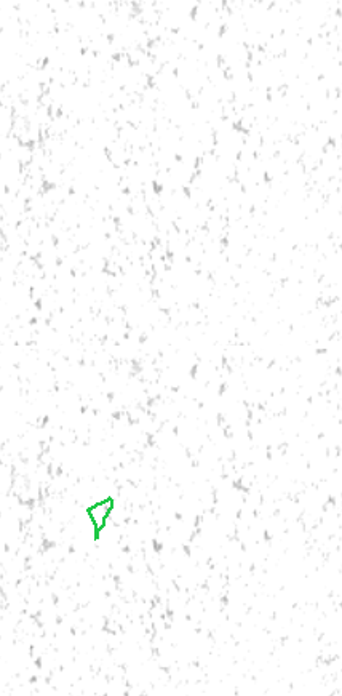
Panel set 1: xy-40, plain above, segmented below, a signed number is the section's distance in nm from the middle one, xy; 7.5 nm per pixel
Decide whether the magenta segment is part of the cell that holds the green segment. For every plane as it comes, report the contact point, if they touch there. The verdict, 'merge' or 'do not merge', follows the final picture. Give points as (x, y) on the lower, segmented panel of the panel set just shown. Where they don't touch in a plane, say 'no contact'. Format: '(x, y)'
no contact

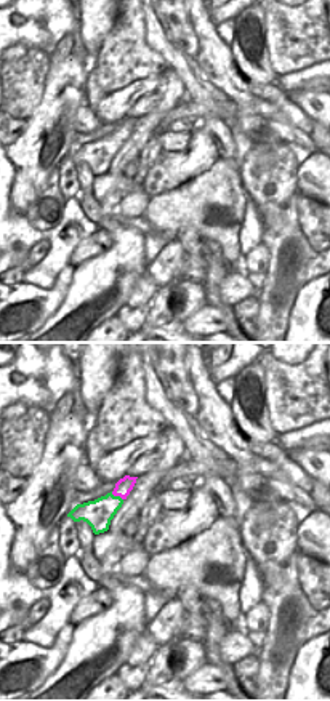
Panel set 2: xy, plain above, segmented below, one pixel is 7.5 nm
(117, 496)

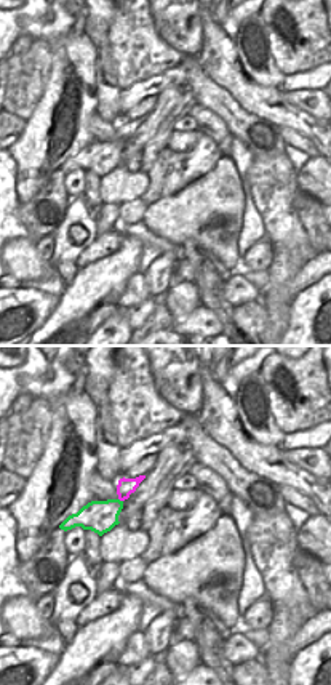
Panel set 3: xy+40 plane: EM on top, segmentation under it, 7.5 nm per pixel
(119, 500)

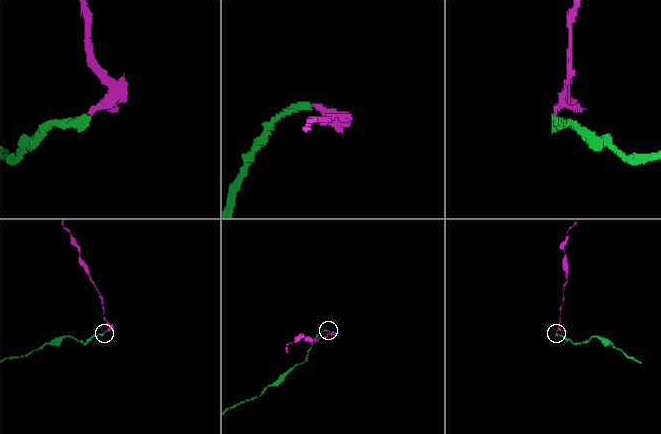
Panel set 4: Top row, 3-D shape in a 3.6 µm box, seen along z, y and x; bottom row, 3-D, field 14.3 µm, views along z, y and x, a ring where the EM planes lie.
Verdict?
do not merge

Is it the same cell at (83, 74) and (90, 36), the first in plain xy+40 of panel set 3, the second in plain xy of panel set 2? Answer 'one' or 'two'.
two

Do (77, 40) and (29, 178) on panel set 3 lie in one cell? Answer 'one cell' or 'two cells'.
one cell

